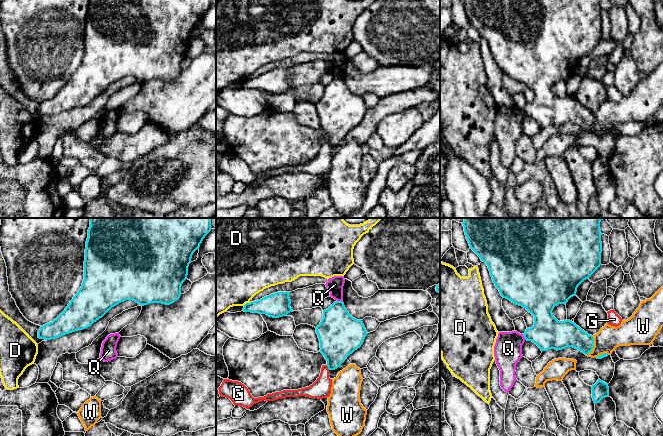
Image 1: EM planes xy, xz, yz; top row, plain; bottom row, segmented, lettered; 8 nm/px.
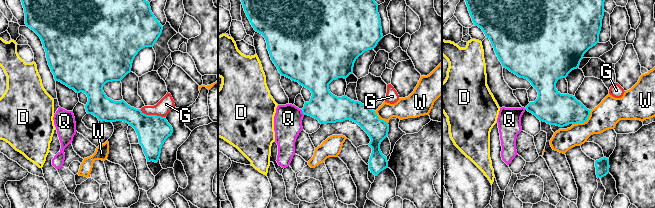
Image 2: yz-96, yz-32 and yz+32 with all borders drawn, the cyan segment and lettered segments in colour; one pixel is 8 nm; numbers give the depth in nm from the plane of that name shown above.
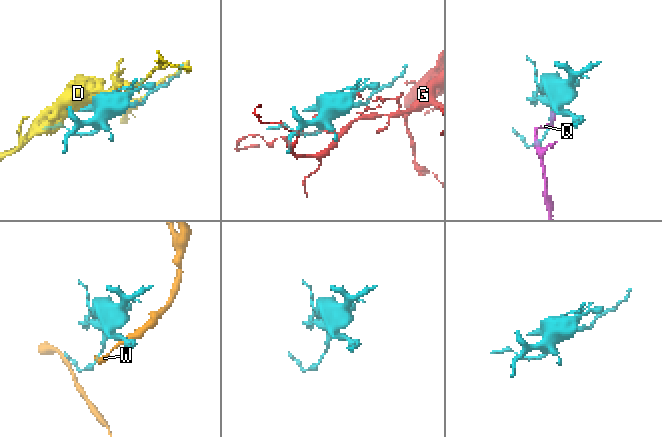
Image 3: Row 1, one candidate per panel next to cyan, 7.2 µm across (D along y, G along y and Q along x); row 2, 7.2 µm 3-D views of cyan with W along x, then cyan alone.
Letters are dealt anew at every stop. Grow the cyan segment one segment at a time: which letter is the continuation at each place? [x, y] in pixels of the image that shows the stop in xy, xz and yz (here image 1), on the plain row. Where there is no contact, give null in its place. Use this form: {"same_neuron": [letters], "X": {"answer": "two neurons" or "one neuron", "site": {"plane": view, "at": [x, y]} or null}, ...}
{"same_neuron": [], "D": {"answer": "two neurons", "site": {"plane": "xz", "at": [246, 79]}}, "G": {"answer": "two neurons", "site": {"plane": "xz", "at": [328, 143]}}, "Q": {"answer": "two neurons", "site": {"plane": "xz", "at": [340, 77]}}, "W": {"answer": "two neurons", "site": {"plane": "yz", "at": [593, 122]}}}

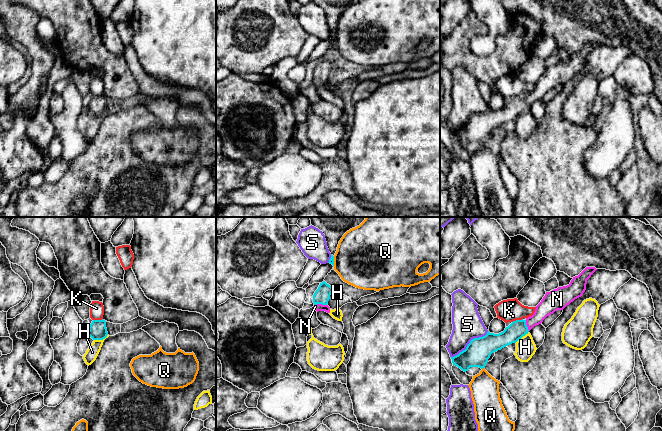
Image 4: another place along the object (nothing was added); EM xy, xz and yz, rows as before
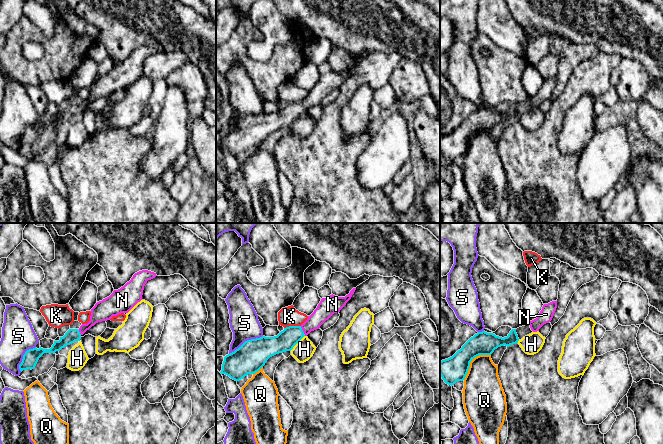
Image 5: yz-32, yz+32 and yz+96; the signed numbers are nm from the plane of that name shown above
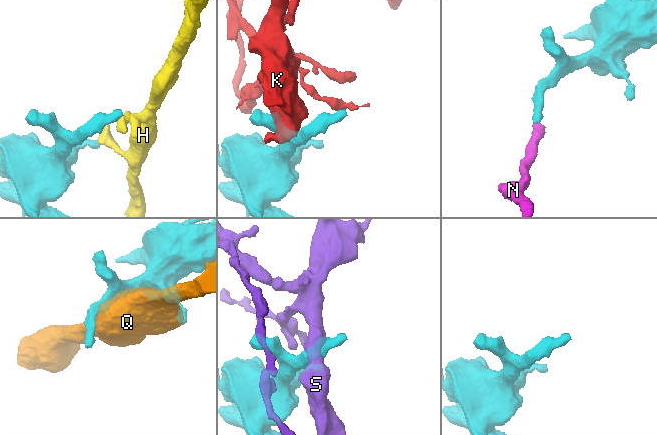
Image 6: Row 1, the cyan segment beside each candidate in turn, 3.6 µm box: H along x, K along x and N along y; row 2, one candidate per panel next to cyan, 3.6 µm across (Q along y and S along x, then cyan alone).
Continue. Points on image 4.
{"same_neuron": ["N"], "H": {"answer": "two neurons", "site": {"plane": "xy", "at": [101, 115]}}, "K": {"answer": "two neurons", "site": {"plane": "yz", "at": [517, 96]}}, "N": {"answer": "one neuron", "site": {"plane": "xz", "at": [320, 79]}}, "Q": {"answer": "two neurons", "site": {"plane": "yz", "at": [483, 143]}}, "S": {"answer": "two neurons", "site": {"plane": "yz", "at": [469, 119]}}}

